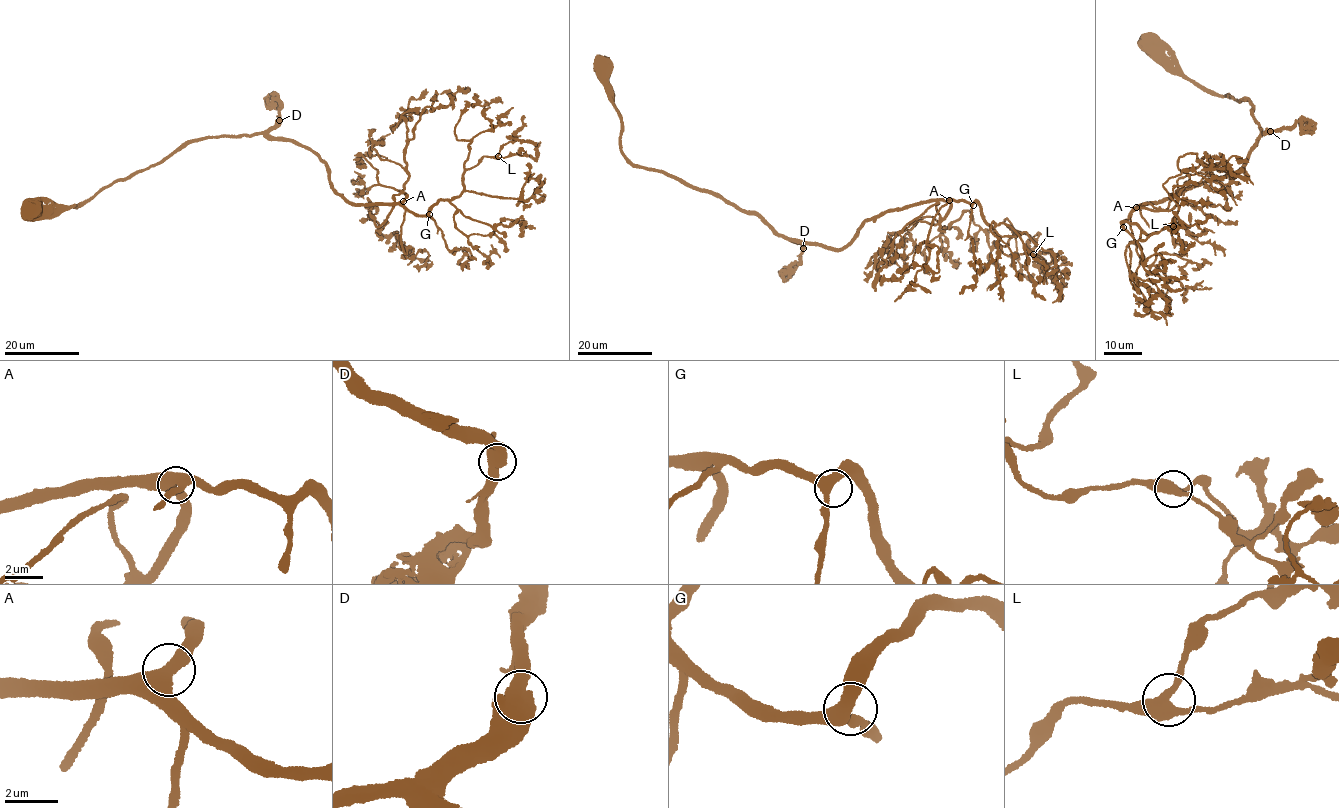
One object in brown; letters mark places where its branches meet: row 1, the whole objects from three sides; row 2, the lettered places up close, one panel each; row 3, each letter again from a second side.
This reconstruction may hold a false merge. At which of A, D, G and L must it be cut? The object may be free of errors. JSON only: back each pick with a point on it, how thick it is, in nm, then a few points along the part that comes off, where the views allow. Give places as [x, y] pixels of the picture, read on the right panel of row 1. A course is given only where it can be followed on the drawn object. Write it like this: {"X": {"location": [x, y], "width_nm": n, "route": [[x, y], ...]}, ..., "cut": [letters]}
{"cut": []}

